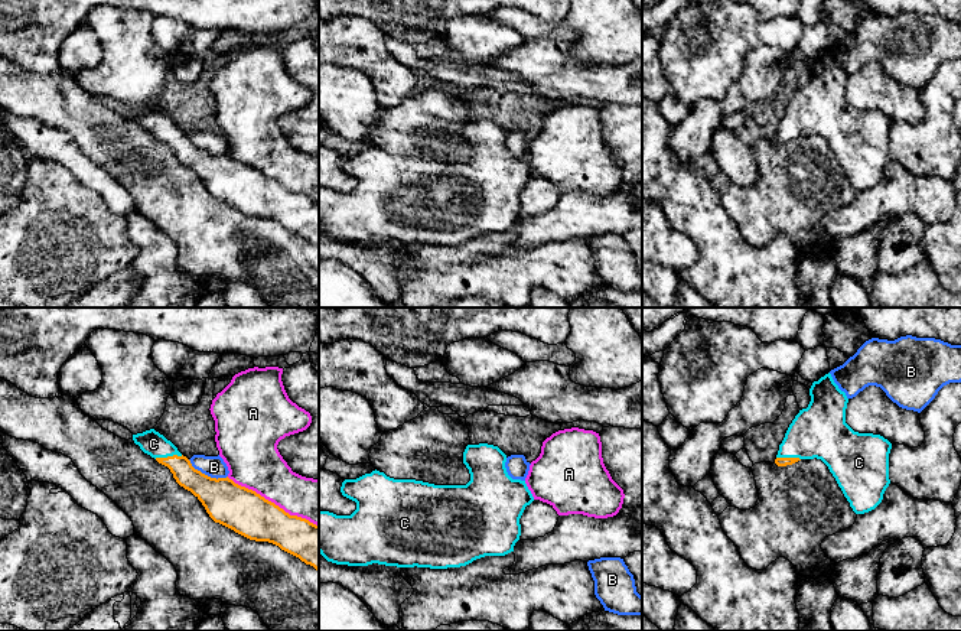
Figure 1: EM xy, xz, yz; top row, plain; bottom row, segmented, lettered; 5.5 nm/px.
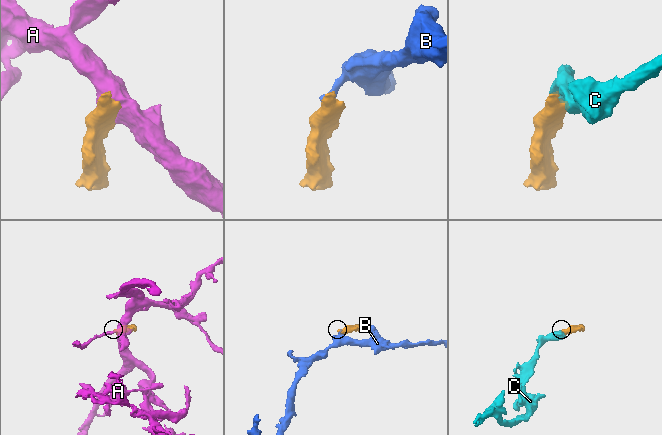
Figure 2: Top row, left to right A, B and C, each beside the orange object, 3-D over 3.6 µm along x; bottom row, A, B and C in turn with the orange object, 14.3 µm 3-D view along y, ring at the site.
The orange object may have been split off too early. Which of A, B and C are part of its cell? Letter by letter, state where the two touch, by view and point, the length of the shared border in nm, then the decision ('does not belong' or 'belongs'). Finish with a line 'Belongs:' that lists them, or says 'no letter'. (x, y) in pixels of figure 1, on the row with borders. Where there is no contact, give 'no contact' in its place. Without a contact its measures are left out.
A: meets orange in xy at (273, 503); contact 600 nm long; does not belong
B: meets orange in xy at (207, 475); contact 240 nm long; does not belong
C: meets orange in xy at (168, 457); contact 160 nm long; belongs
Belongs: C

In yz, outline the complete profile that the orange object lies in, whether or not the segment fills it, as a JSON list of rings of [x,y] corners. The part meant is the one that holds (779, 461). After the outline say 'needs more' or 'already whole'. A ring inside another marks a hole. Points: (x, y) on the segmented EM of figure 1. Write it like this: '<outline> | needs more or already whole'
[[[830,373],[812,383],[809,396],[808,407],[789,425],[775,464],[821,459],[856,514],[874,510],[890,484],[892,443],[880,435],[854,432],[846,423],[848,399]]] | needs more

